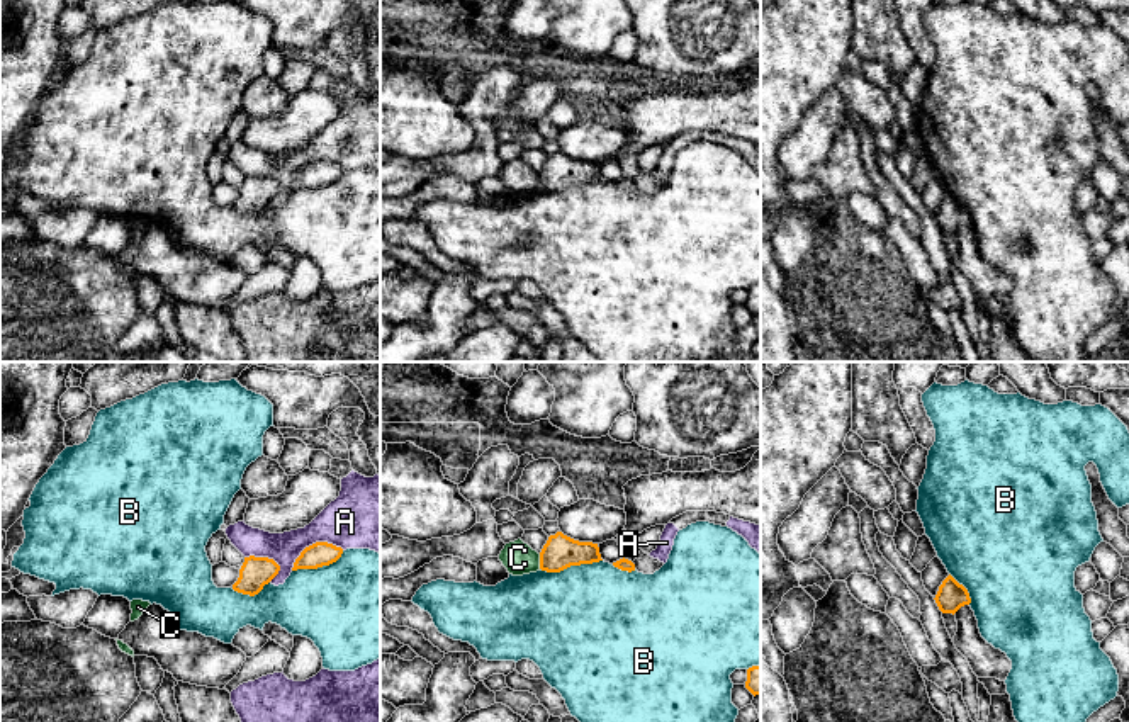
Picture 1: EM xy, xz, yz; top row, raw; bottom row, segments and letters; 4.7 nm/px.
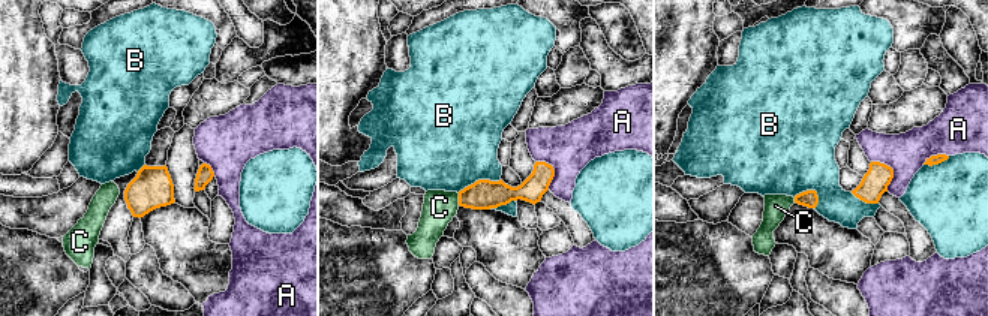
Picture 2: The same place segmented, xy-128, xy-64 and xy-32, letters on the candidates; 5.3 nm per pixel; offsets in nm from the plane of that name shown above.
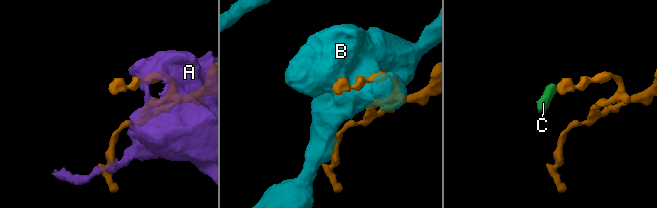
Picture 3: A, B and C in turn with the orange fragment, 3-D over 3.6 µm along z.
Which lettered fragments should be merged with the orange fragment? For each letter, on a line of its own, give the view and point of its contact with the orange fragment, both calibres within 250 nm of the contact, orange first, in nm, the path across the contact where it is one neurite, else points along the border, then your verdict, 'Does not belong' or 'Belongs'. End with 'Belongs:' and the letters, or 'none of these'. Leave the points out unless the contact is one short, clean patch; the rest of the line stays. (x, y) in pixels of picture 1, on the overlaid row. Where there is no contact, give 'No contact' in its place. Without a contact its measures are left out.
A: Touches orange at xy (313, 544). Thickness 120 nm (orange) against 280 nm. Does not belong
B: Touches orange at xz (571, 564). Thickness 160 nm (orange) against 480 nm. Does not belong
C: Touches orange at xz (540, 561). Thickness 160 nm (orange) against 160 nm. Boundary: xz (539, 554), (540, 568). Does not belong
Belongs: none of these

